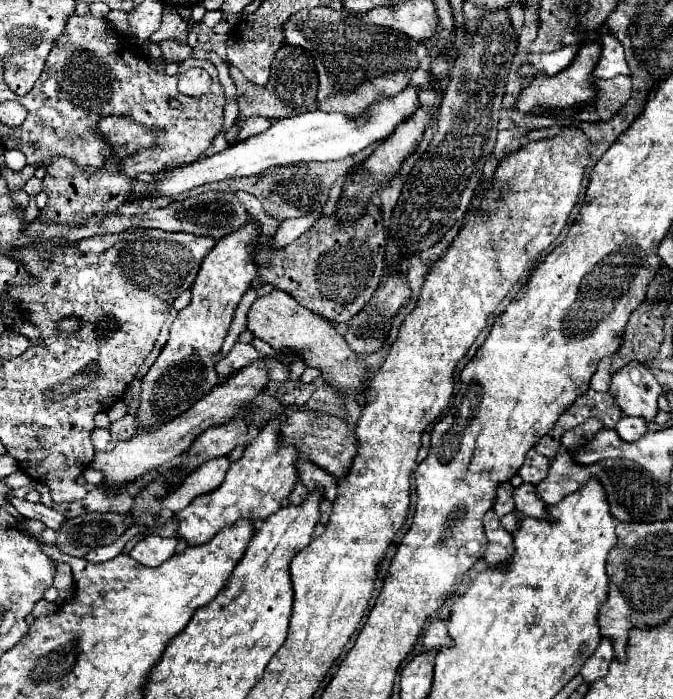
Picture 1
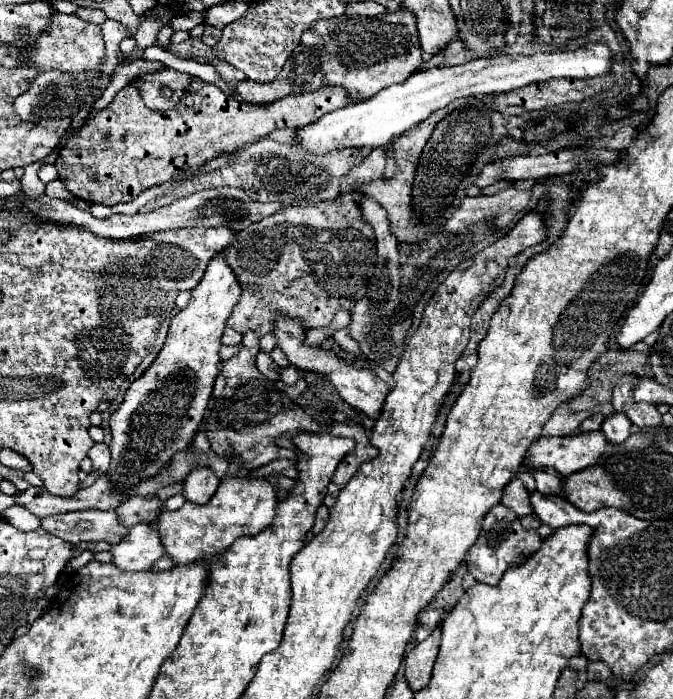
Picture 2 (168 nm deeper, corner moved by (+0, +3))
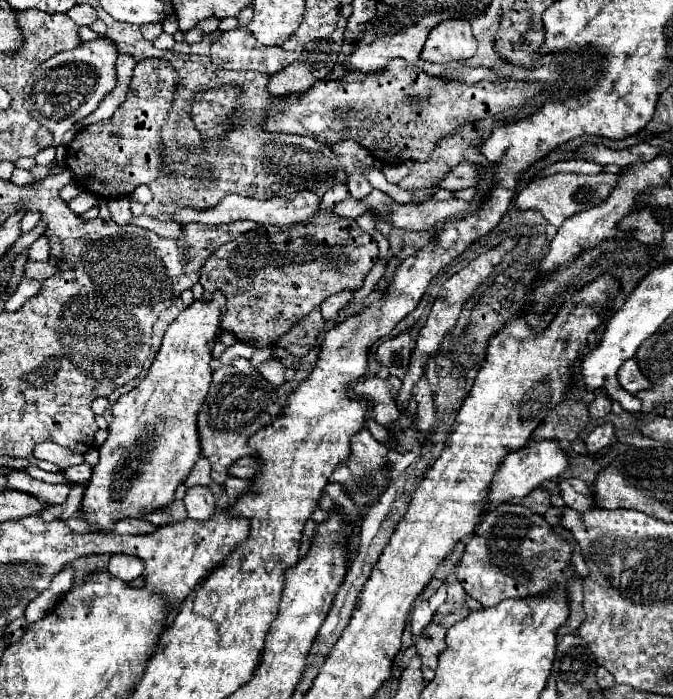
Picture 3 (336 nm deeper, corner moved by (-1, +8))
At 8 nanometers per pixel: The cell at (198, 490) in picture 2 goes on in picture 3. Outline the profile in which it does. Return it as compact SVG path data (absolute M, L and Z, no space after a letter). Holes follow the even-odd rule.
M189 487L185 495L185 507L189 513L189 519L193 521L209 521L215 513L215 499L209 491L209 487Z

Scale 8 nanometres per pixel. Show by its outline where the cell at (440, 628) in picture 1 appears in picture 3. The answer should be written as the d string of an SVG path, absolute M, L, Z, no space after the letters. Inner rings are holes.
M427 601L417 603L411 611L411 633L419 635L425 629L425 625L429 625L431 619L433 619L433 611L429 609L429 603Z

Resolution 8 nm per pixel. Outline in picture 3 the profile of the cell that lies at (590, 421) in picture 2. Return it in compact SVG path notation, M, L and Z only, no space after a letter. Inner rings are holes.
M605 395L595 397L595 401L589 405L589 413L591 413L591 417L595 417L595 419L601 419L601 417L609 415L609 411L611 411L611 401L609 401L609 397L605 397Z

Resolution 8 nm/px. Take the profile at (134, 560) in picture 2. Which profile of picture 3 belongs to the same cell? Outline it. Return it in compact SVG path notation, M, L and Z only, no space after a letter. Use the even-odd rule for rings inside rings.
M111 555L109 561L109 573L121 581L133 581L143 573L143 561L139 557L131 557L131 555Z

